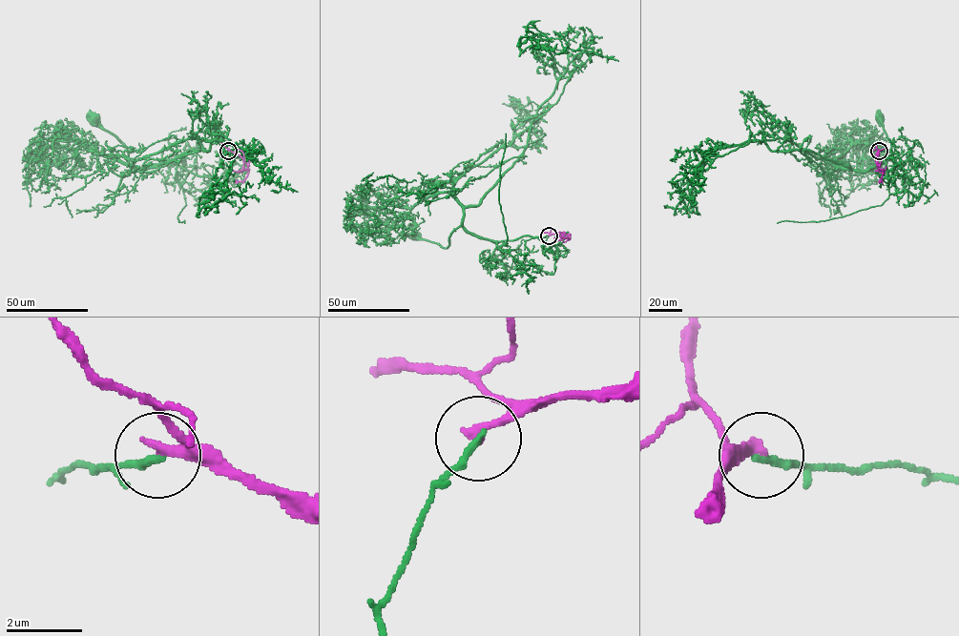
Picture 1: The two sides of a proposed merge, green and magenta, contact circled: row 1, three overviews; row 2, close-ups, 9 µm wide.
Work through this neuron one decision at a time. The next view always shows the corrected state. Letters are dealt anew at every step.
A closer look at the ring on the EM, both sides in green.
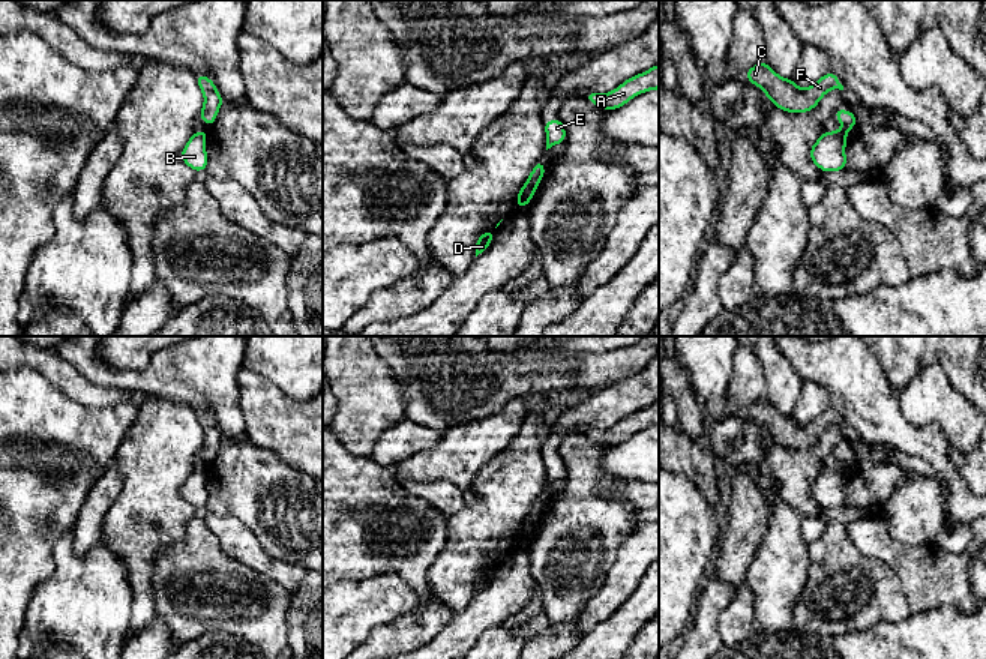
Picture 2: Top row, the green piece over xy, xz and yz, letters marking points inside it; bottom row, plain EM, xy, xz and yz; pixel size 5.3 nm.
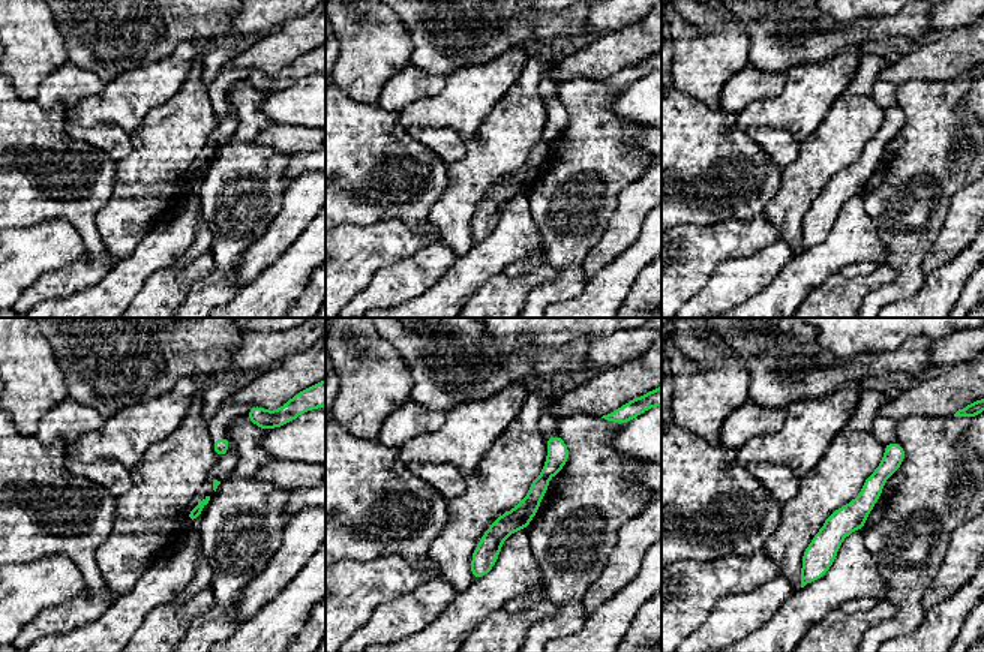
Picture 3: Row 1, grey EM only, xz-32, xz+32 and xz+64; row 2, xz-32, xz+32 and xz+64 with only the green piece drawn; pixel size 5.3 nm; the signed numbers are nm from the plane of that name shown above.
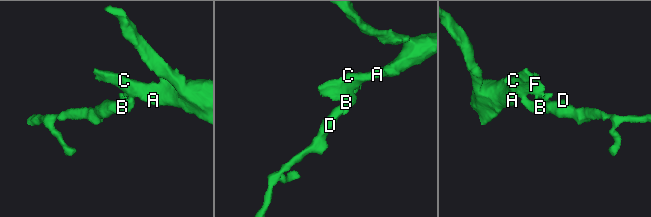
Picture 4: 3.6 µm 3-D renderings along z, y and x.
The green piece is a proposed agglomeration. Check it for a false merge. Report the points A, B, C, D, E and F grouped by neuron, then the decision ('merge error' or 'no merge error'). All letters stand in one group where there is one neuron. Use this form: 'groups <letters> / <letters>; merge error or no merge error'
groups A C F / B D E; merge error

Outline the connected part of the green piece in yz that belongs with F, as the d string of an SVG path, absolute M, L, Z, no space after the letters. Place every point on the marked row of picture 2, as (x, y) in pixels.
M765 62L752 66L746 78L761 87L776 108L788 113L810 111L831 89L843 90L843 86L833 72L825 74L810 87L798 89L792 78L785 80L779 77Z

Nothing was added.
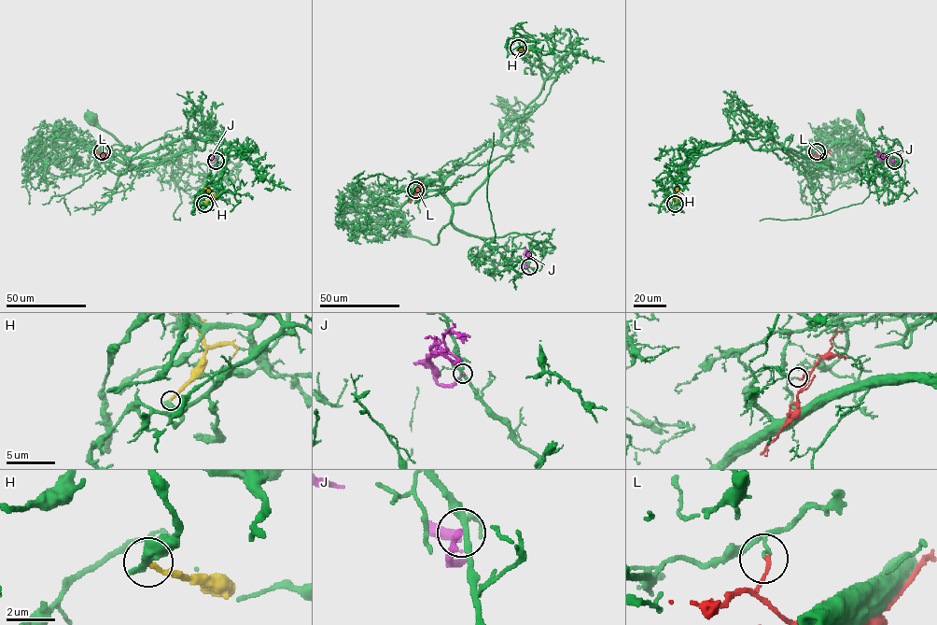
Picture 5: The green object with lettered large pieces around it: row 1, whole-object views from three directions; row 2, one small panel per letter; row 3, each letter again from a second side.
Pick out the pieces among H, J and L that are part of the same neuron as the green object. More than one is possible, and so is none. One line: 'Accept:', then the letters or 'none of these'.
Accept: none of these

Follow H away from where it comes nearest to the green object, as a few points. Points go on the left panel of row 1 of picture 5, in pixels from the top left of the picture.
H: (204, 204), (210, 192), (203, 187)

